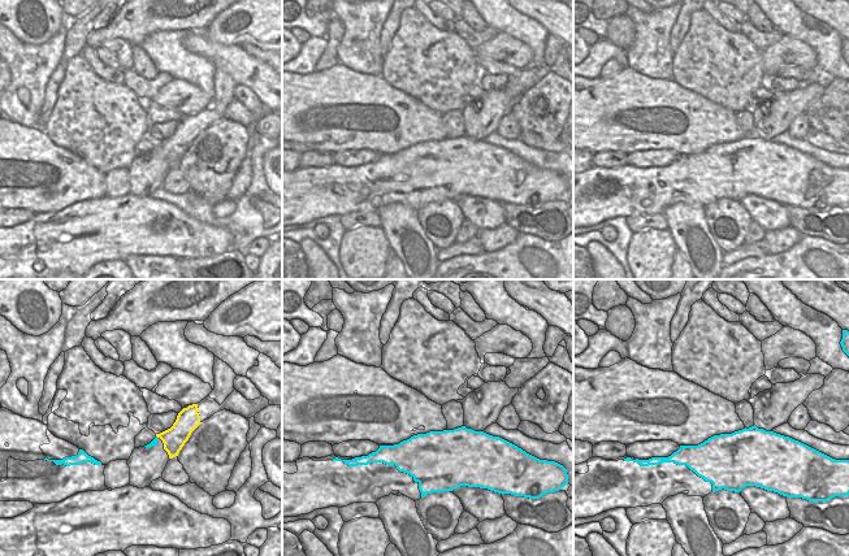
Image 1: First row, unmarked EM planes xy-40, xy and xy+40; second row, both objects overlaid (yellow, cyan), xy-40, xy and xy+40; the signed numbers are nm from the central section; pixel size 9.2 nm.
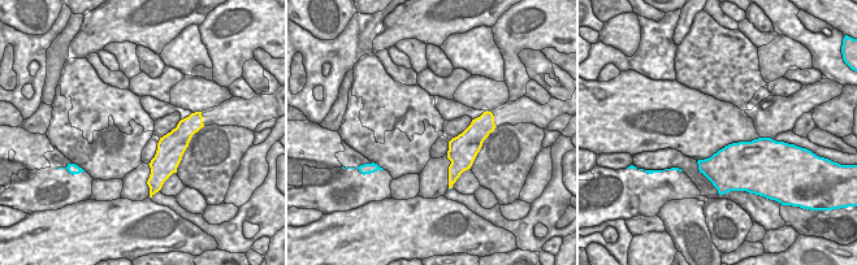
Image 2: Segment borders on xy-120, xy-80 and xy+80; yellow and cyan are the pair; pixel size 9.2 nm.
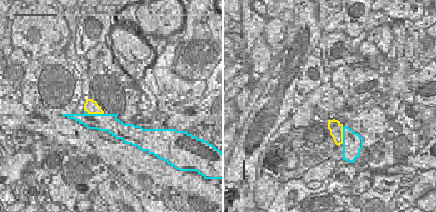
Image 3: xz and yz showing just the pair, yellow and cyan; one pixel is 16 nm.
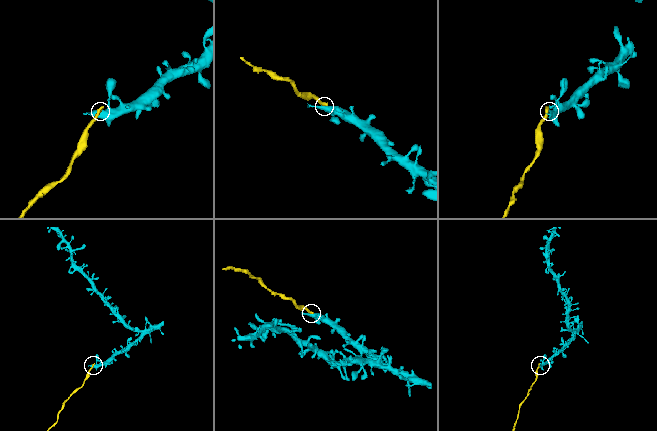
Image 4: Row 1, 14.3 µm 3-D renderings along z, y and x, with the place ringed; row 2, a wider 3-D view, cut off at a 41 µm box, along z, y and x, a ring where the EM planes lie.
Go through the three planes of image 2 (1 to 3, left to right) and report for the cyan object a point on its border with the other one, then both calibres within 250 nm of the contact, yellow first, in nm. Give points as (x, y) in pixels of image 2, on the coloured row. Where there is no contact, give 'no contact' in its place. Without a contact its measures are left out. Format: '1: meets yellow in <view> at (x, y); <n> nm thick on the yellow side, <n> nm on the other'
1: no contact
2: no contact
3: no contact

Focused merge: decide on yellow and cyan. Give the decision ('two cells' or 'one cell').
two cells

